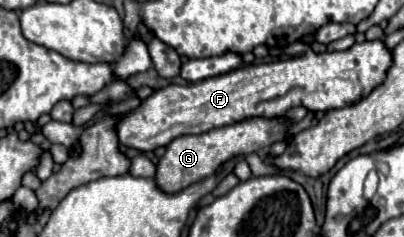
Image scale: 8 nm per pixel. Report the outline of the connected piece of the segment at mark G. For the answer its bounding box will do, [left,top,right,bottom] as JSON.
[156,118,286,194]

